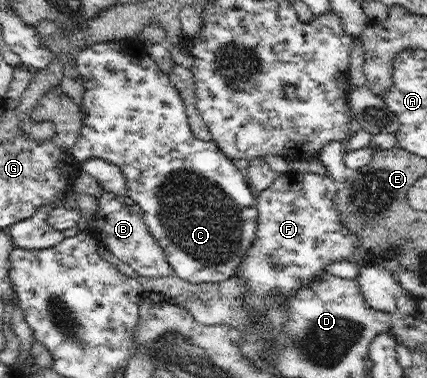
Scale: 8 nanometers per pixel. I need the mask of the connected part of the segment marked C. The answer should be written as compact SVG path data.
M137 37L106 41L105 43L93 43L83 48L76 57L80 76L83 78L85 92L83 92L83 107L86 109L87 118L83 120L79 137L70 150L74 158L83 163L91 158L101 158L109 163L114 163L125 174L128 193L142 209L142 218L153 234L157 243L163 248L168 264L181 279L189 283L221 282L229 279L237 273L238 265L245 259L249 248L256 236L258 226L257 198L251 189L245 172L239 170L233 160L229 159L223 150L213 140L203 141L191 131L187 117L186 107L179 91L172 85L170 77L156 64L156 61L148 54L148 46L143 45Z

